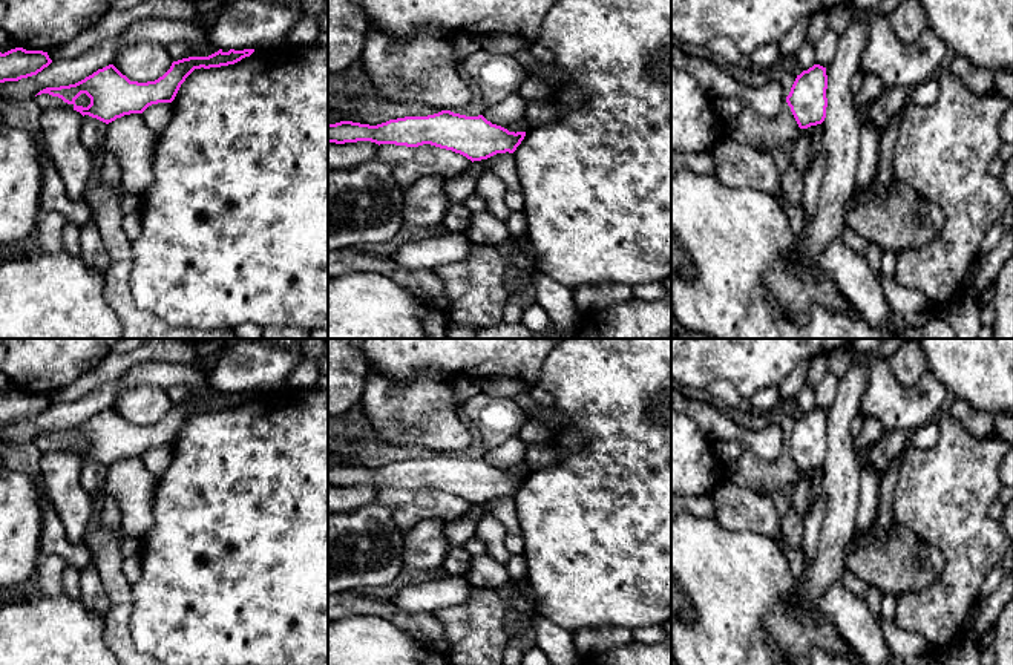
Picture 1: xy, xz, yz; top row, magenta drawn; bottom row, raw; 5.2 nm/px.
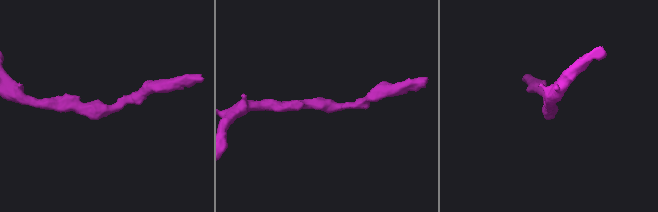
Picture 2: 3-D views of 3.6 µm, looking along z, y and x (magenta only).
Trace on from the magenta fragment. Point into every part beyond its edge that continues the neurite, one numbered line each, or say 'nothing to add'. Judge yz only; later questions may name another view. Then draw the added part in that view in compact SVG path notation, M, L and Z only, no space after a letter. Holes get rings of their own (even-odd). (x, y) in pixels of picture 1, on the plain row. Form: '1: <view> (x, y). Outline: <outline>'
nothing to add

